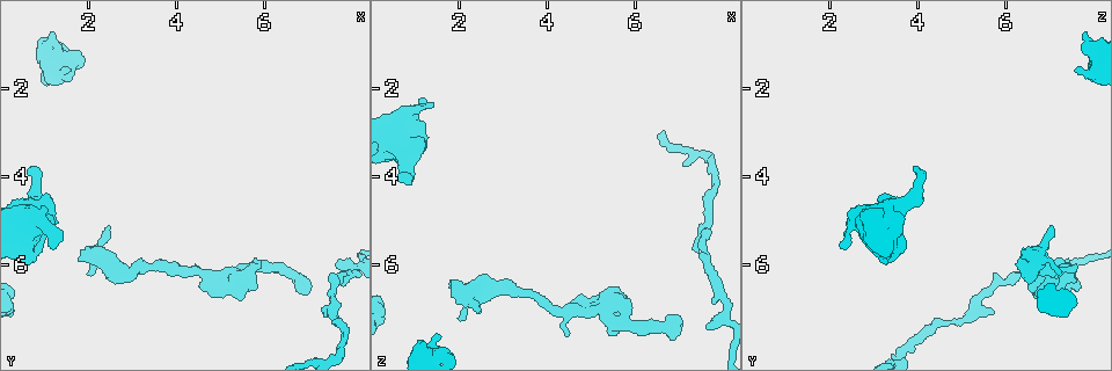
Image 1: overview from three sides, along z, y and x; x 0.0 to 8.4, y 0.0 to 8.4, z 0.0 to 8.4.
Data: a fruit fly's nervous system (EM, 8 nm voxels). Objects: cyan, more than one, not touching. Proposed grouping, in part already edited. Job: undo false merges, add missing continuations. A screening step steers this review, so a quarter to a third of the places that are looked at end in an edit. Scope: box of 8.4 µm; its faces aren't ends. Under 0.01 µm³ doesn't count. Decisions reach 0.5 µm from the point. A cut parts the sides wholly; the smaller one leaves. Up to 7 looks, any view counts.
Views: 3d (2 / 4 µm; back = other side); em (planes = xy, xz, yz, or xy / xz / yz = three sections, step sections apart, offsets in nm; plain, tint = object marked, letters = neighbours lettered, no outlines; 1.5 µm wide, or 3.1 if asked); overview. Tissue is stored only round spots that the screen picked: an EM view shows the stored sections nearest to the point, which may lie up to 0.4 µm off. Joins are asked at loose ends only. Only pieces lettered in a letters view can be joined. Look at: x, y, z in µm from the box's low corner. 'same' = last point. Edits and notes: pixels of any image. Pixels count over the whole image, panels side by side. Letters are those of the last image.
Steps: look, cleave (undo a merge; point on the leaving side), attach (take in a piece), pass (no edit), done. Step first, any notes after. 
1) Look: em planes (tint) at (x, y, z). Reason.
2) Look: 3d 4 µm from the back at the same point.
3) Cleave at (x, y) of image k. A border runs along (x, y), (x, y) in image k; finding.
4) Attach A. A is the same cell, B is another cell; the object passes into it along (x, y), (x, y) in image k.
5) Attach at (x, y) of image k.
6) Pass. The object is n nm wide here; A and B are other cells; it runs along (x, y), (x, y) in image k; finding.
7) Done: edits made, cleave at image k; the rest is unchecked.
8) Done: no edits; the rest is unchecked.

Look: em xy step 8 (letters) at (0.65, 3.85, 3.95). Free end.

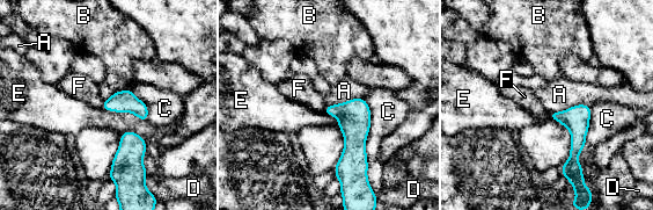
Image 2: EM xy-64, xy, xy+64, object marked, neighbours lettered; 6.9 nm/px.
Look: em planes (letters) at the same point.

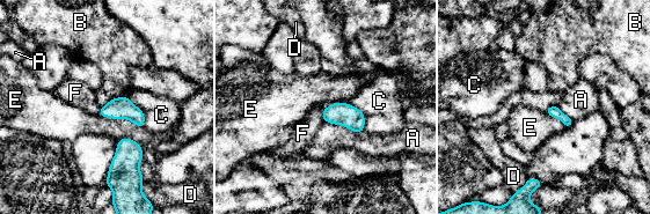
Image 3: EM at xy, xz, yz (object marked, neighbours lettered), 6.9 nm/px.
Pass. A, B, C, D, E and F are other cells; a border runs along (99, 113), (144, 126) in image 3; no lettered piece goes on from it.

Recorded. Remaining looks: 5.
Look: 3d 4 µm from the back at (2.05, 6.25, 7.25). Thick end.

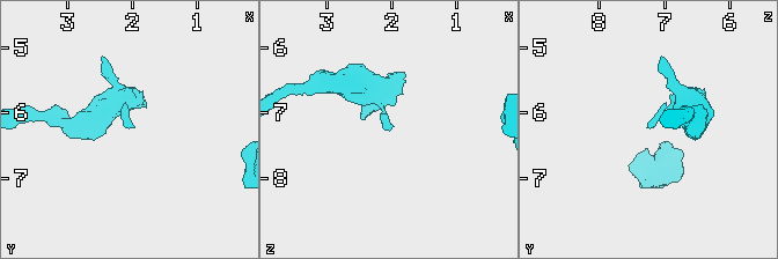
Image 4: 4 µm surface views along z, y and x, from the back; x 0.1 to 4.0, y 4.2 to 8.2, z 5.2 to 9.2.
Look: em yz step 8 (letters) at (2.05, 6.25, 7.30).

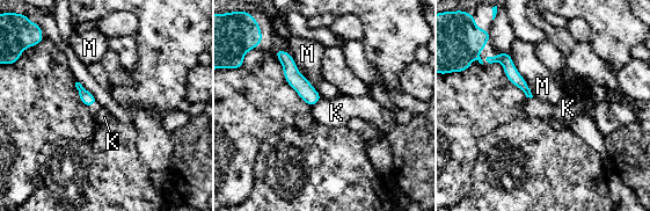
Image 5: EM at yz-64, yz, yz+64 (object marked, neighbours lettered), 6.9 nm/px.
Look: em xz step 4 (letters) at the same point.

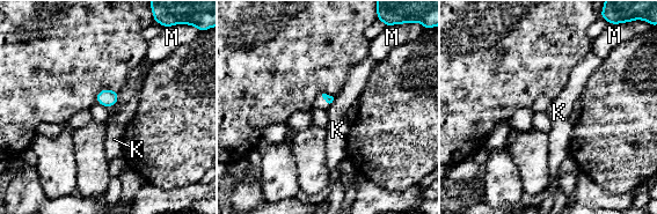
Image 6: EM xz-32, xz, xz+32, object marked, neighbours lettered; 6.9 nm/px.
Pass. K and M are other cells; a border runs along (118, 91), (118, 100), (108, 108) in image 6; none of them fits.

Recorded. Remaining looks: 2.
Look: em planes (plain) at (7.65, 7.25, 4.75). Narrows sharply.

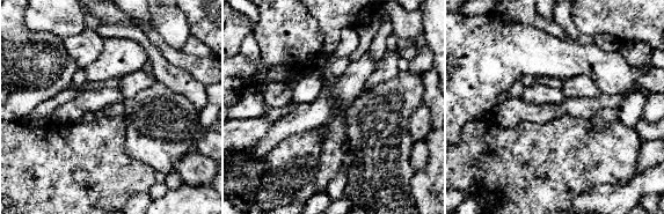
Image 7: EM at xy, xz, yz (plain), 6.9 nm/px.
Look: em planes (letters) at the same point.

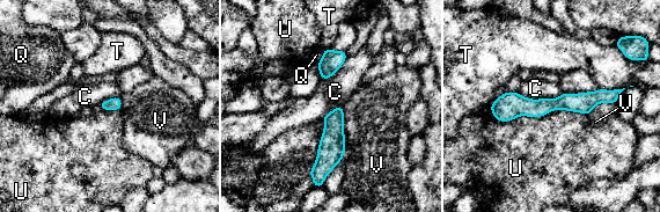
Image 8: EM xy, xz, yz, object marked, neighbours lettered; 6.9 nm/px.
Pass. C, Q, T, U and V are other cells; it runs along (617, 92), (586, 102), (493, 109) in image 8; one neuron here.

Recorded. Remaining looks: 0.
Done: no edits; the rest is unchecked.

